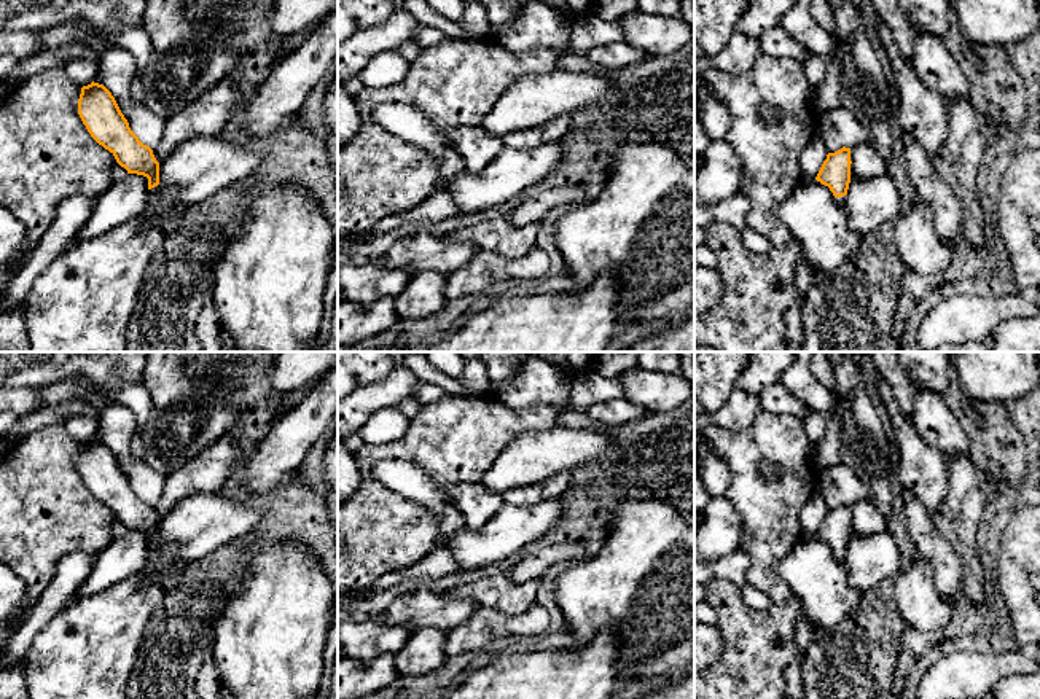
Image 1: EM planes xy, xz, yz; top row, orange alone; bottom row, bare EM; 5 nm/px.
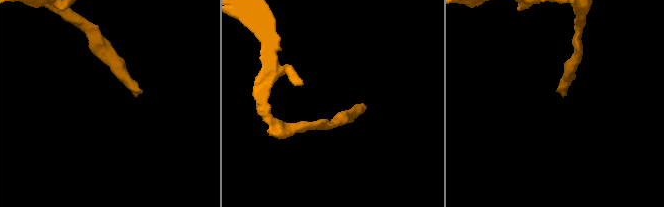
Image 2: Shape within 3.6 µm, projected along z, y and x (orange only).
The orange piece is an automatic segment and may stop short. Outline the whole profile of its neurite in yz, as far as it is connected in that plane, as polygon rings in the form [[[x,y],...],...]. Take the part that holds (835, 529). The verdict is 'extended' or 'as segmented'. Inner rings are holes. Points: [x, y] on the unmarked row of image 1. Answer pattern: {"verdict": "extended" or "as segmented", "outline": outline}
{"verdict": "extended", "outline": [[[843,503],[828,510],[815,537],[828,543],[839,564],[846,565],[846,551],[850,540],[850,505]]]}

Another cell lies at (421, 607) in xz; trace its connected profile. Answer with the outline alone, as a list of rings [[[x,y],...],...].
[[[416,584],[411,592],[395,597],[379,618],[384,624],[406,624],[411,631],[436,627],[449,631],[475,613],[468,599],[451,599],[448,592],[432,592]]]

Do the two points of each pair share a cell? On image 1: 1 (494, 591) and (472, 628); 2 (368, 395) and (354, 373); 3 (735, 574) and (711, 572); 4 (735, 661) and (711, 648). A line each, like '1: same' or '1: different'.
1: different
2: different
3: same
4: different

